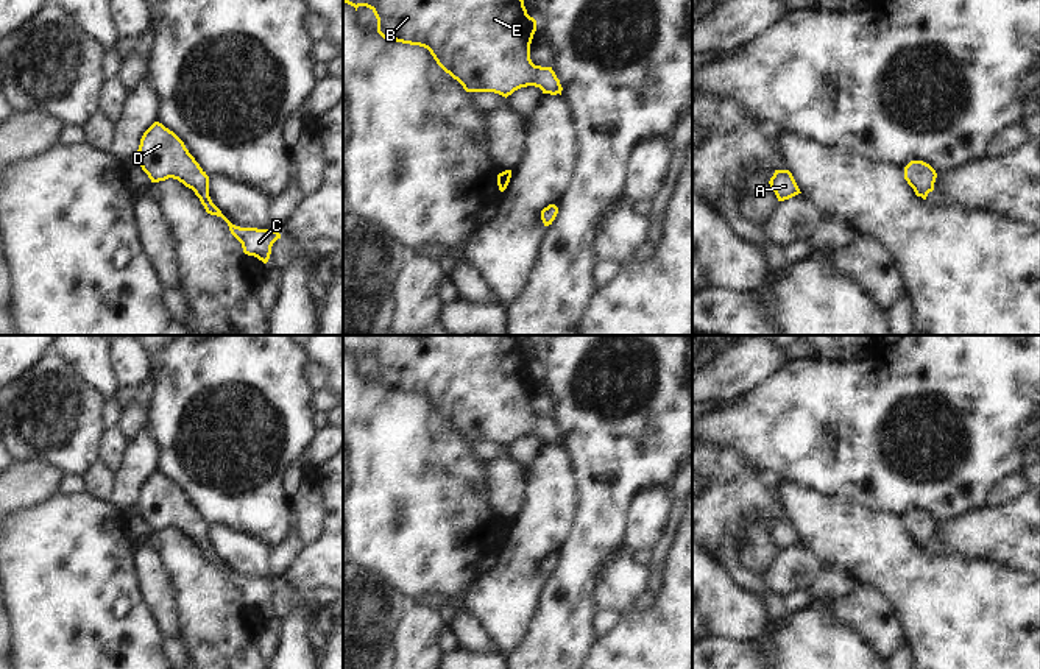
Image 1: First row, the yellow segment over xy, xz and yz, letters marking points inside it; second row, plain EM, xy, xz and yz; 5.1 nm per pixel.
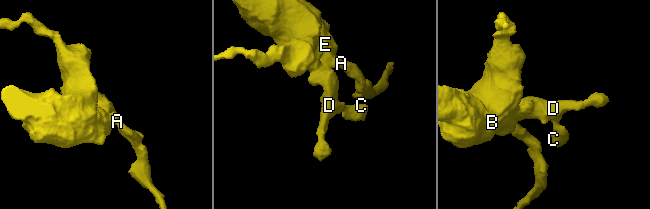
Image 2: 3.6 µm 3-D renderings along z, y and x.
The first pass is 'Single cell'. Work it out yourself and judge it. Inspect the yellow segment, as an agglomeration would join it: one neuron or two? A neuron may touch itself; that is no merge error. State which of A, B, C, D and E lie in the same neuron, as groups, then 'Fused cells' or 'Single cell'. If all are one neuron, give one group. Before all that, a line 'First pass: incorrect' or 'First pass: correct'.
First pass: correct
Groups: A B C D E. Single cell

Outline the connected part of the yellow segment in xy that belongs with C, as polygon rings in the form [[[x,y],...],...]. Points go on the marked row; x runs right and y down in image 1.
[[[154,122],[140,139],[136,161],[151,182],[173,178],[192,189],[207,214],[221,217],[228,223],[245,254],[254,256],[264,264],[268,262],[273,243],[281,239],[279,231],[232,225],[209,196],[209,176],[173,131]]]

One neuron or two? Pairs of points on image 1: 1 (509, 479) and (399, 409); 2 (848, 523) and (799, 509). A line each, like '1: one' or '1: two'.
1: two
2: one

